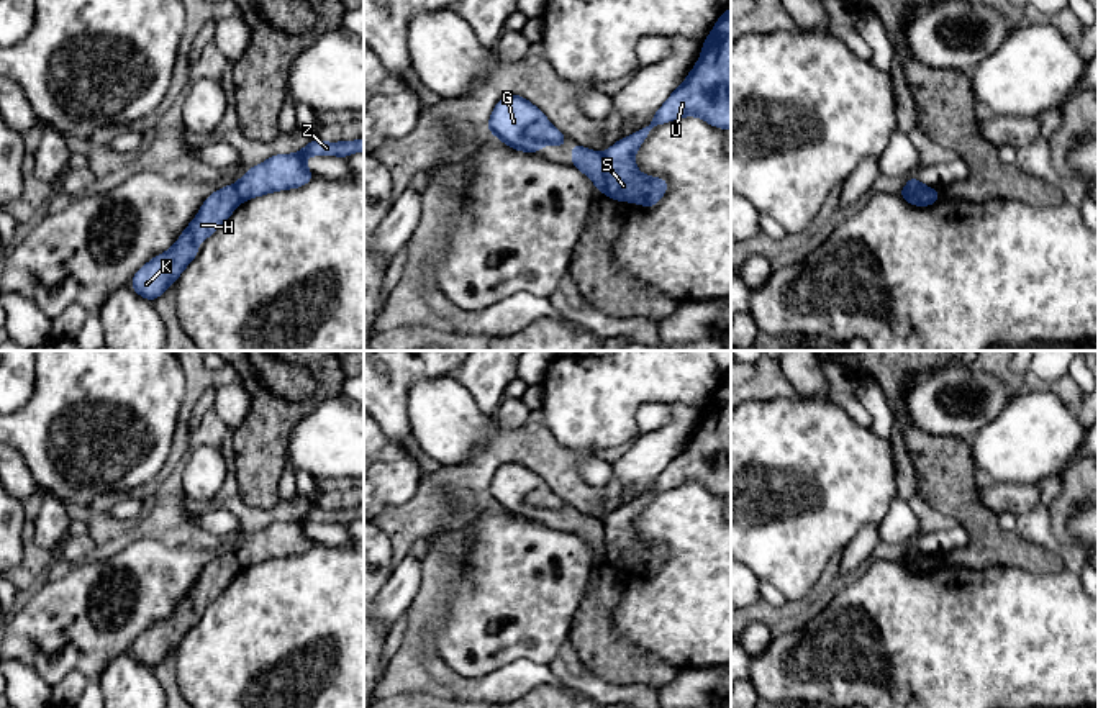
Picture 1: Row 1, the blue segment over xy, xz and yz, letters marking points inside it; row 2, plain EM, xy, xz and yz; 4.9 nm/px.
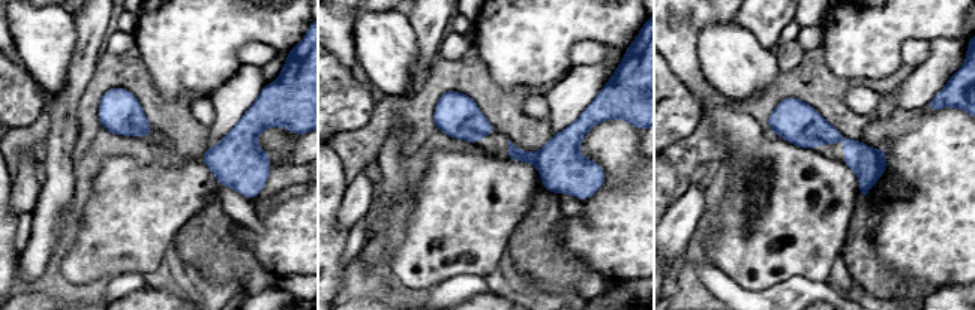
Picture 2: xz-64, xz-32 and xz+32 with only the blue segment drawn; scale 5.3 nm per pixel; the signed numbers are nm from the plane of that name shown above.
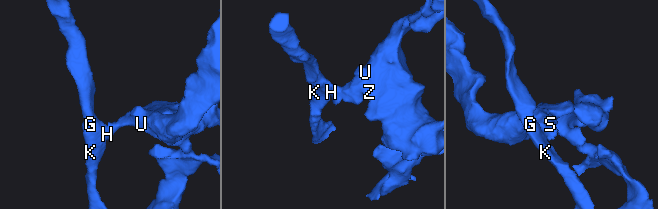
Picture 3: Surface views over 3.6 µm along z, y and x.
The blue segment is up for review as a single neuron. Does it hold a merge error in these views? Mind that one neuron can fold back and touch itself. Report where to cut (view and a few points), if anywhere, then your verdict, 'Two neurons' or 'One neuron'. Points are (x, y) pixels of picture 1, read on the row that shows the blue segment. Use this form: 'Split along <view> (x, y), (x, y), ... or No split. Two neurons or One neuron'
Split along xz (602, 154), (607, 192). Two neurons

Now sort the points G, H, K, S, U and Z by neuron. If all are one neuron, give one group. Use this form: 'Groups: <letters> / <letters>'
Groups: G H K / S U Z

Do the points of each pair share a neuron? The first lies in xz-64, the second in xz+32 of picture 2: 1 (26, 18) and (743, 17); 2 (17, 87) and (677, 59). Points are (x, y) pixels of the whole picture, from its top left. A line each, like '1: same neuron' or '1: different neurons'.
1: different neurons
2: different neurons

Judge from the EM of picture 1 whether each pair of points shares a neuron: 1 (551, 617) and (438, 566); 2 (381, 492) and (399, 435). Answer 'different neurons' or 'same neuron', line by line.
1: different neurons
2: different neurons

